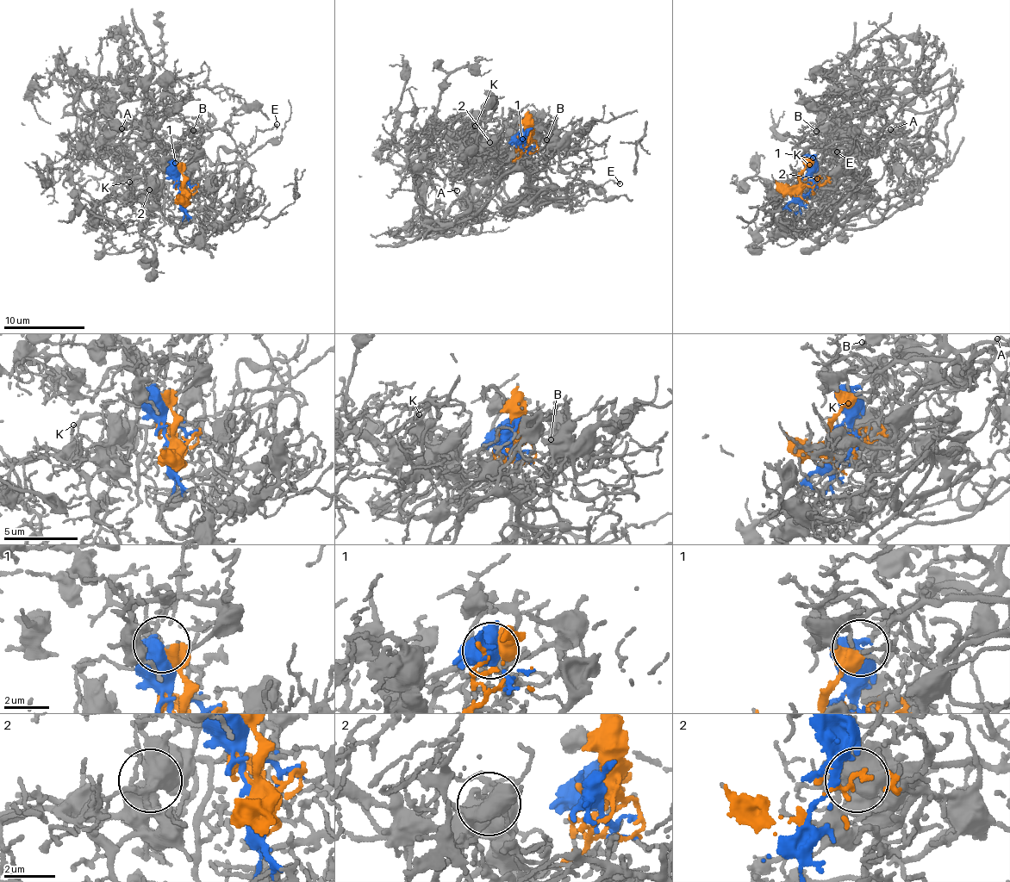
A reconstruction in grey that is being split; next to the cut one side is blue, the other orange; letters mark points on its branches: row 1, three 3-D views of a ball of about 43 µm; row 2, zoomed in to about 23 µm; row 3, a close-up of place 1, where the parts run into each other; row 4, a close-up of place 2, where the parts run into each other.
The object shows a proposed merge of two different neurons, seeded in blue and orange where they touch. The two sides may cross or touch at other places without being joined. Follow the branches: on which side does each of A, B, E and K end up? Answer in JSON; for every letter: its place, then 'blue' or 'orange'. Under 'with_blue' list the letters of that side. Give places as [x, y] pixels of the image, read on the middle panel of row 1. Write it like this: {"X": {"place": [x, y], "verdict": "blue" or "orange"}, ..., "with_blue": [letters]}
{"A": {"place": [457, 190], "verdict": "blue"}, "B": {"place": [546, 139], "verdict": "blue"}, "E": {"place": [620, 183], "verdict": "orange"}, "K": {"place": [475, 126], "verdict": "blue"}, "with_blue": ["A", "B", "K"]}

